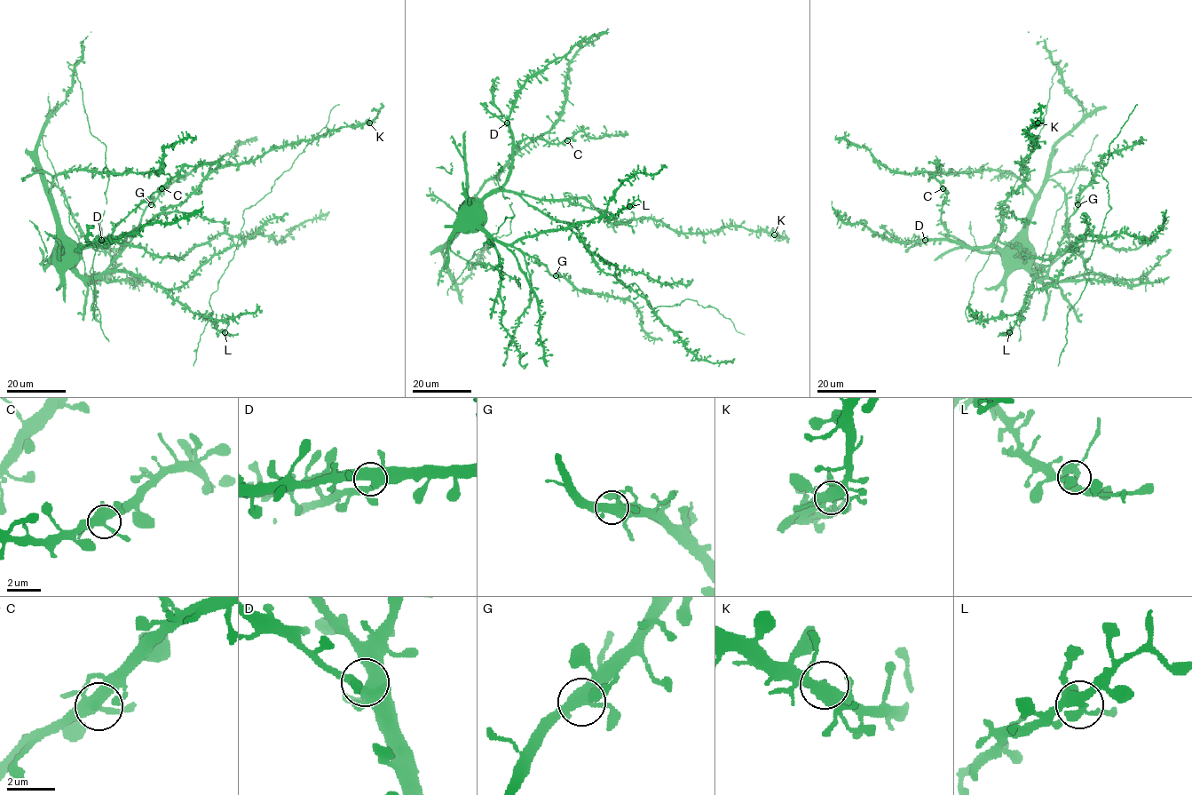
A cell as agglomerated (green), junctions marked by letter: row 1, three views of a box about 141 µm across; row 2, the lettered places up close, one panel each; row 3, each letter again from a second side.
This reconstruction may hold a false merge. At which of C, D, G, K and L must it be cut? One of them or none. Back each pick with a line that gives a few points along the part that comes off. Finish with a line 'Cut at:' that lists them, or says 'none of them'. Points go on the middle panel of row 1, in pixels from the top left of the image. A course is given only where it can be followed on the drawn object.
Cut at: L

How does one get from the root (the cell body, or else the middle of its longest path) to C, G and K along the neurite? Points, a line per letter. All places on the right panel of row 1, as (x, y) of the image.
C: (1014, 253), (1014, 258), (1006, 258), (995, 247), (955, 243), (941, 220), (946, 200), (943, 188)
G: (1014, 253), (1014, 260), (1022, 267), (1043, 277), (1077, 204)
K: (1014, 253), (1006, 258), (994, 241), (1000, 205), (1025, 177), (1021, 162), (1035, 148), (1029, 131), (1038, 123)

